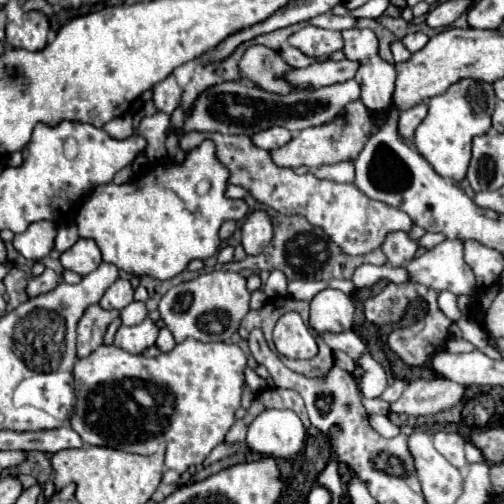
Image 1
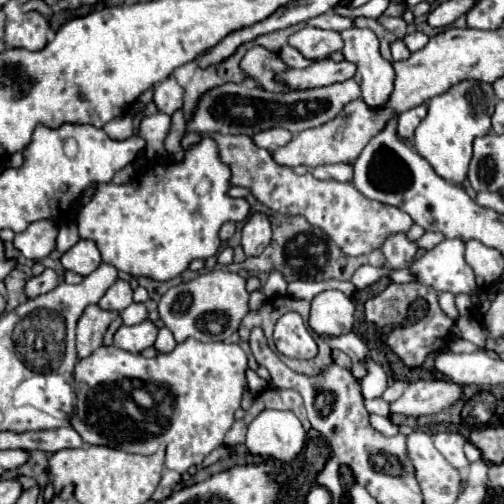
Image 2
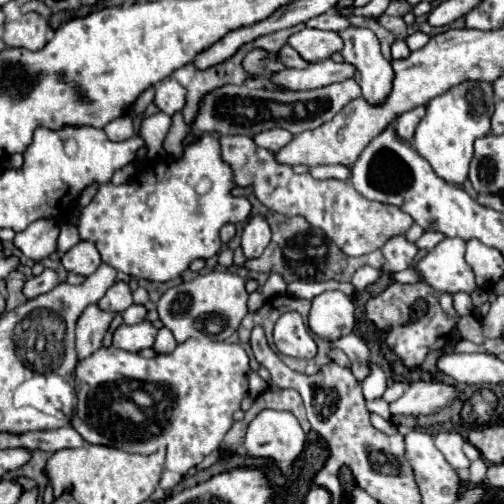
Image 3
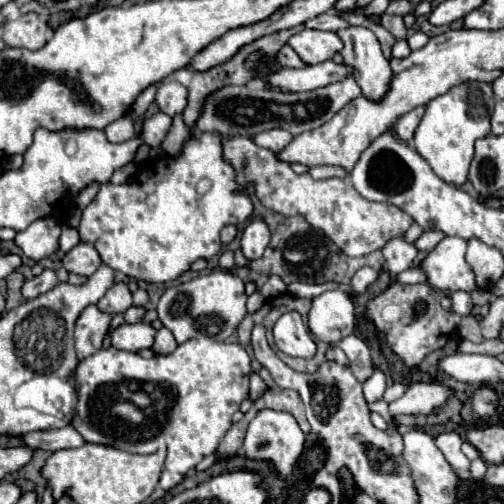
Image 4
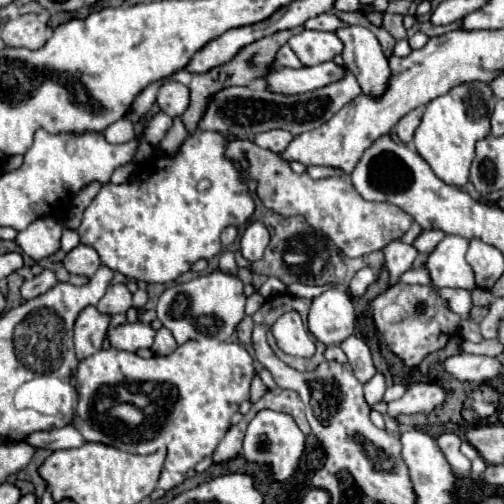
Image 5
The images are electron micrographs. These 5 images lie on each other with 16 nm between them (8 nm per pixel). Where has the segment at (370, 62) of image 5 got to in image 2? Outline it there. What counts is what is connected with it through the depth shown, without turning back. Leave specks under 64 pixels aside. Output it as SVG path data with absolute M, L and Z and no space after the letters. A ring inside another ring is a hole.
M348 28L348 30L342 30L342 40L344 40L344 58L350 60L350 62L356 62L358 64L358 70L356 70L356 76L354 80L360 84L362 88L362 100L370 106L370 108L386 108L388 102L390 102L390 96L392 96L392 90L394 90L394 78L396 78L396 72L392 68L390 62L386 62L380 52L378 52L378 38L372 30L360 30L360 28Z

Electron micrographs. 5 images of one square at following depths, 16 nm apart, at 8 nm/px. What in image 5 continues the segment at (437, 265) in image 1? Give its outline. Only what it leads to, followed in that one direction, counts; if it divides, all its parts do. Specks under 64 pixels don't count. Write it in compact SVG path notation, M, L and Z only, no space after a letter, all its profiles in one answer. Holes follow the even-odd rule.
M446 236L426 260L432 286L436 288L464 288L474 290L474 272L464 260L468 240L460 236Z

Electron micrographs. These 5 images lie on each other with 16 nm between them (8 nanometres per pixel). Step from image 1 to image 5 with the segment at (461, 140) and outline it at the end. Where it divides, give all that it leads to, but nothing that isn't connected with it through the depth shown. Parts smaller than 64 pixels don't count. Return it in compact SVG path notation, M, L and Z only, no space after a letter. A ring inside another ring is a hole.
M470 82L470 86L460 84L448 94L438 96L426 104L424 118L414 132L414 146L442 182L452 186L464 186L468 182L470 162L474 158L474 142L490 134L490 114L494 102L496 100L488 84Z

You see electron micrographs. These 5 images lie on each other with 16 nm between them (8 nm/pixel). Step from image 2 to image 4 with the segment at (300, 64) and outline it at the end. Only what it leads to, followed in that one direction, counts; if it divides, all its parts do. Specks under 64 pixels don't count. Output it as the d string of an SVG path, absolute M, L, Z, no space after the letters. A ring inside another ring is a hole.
M288 44L280 48L280 52L276 54L276 60L280 60L280 64L286 68L306 68L306 62Z

